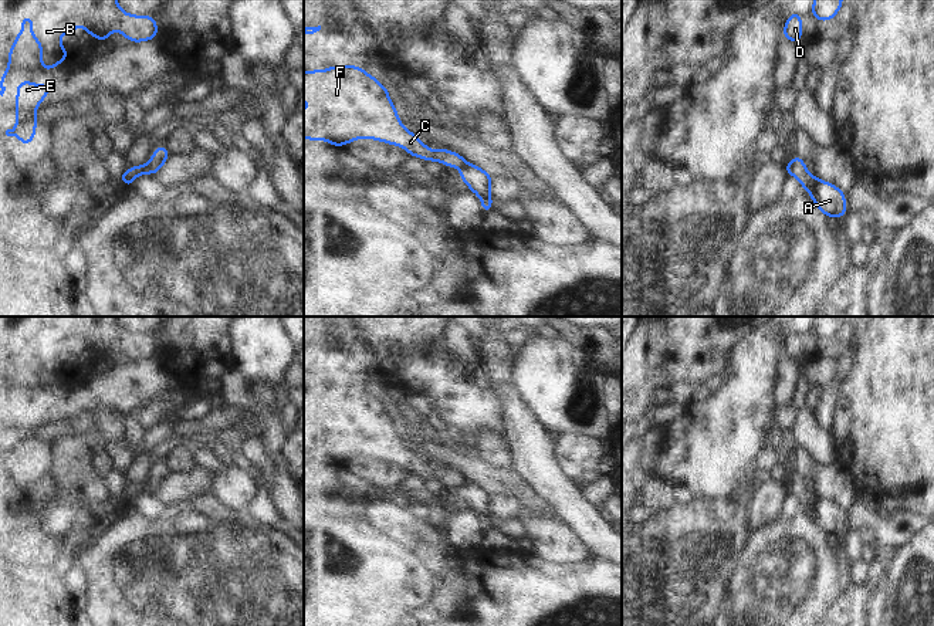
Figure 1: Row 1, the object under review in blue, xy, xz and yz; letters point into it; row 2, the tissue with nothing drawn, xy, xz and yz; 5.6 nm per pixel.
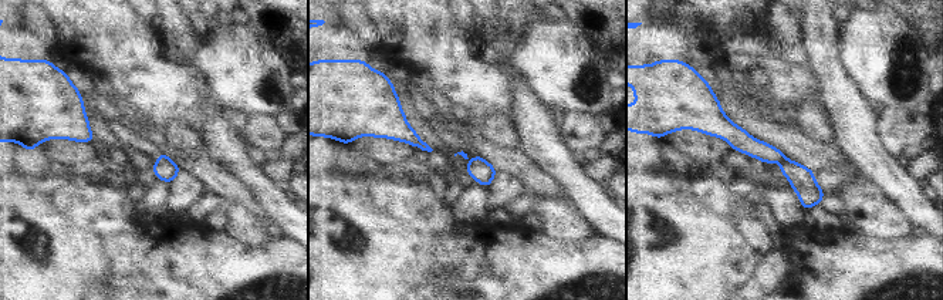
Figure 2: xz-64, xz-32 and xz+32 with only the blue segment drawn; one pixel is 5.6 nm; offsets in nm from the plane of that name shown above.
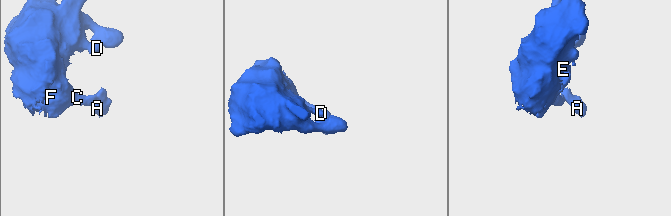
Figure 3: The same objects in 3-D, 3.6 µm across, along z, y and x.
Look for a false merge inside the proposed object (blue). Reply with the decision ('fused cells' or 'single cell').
fused cells

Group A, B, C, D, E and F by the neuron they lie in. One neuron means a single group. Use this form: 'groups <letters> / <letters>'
groups A / B C D E F

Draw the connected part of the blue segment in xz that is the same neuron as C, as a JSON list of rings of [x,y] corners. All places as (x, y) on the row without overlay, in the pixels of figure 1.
[[[331,383],[328,388],[304,388],[304,419],[312,426],[304,427],[304,456],[307,458],[325,458],[342,466],[356,457],[373,457],[393,464],[405,466],[409,474],[429,480],[441,480],[447,485],[463,487],[467,478],[454,468],[437,466],[432,468],[416,451],[402,441],[389,407],[359,383]]]

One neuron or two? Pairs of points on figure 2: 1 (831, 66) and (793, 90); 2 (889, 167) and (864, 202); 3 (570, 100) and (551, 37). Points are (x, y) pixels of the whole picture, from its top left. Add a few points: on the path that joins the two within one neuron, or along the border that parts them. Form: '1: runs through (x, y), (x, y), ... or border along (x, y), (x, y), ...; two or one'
1: border along (804, 43), (808, 63), (820, 77), (824, 103); two
2: border along (869, 179), (901, 206); two
3: runs through (568, 84), (567, 70), (553, 53); one

